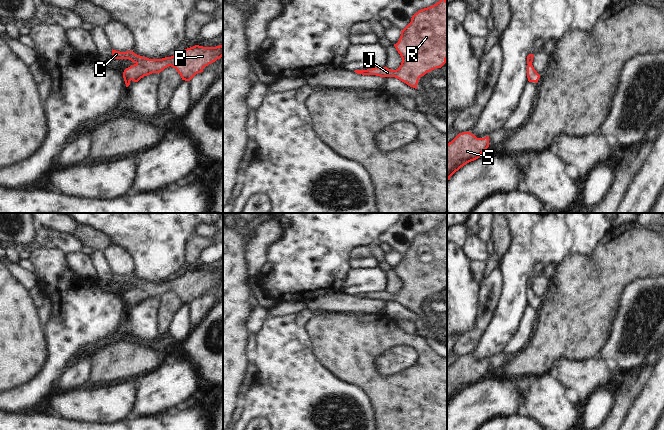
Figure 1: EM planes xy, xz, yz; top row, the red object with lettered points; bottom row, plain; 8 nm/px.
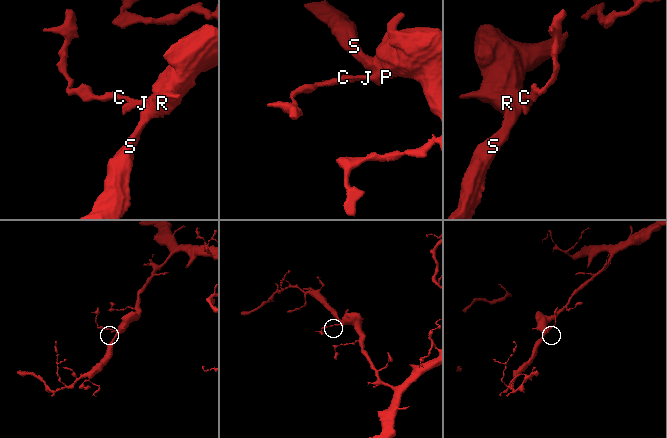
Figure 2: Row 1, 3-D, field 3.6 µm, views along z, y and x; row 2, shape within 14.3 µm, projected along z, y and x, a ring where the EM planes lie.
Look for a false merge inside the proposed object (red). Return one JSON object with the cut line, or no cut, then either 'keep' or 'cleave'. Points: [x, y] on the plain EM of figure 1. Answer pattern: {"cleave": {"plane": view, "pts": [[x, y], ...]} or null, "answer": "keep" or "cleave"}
{"cleave": null, "answer": "keep"}

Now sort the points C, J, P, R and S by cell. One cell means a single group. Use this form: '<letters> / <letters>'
C J P R S

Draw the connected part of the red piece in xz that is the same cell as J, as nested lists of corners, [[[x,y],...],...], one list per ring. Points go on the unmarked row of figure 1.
[[[447,221],[436,228],[415,237],[411,246],[401,255],[399,265],[394,268],[402,282],[398,293],[374,291],[367,294],[355,294],[357,298],[395,301],[410,311],[417,313],[419,302],[426,297],[441,292],[447,284]]]

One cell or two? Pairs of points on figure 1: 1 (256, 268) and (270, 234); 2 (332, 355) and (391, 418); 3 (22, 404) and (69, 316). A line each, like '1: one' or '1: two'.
1: one
2: one
3: one

